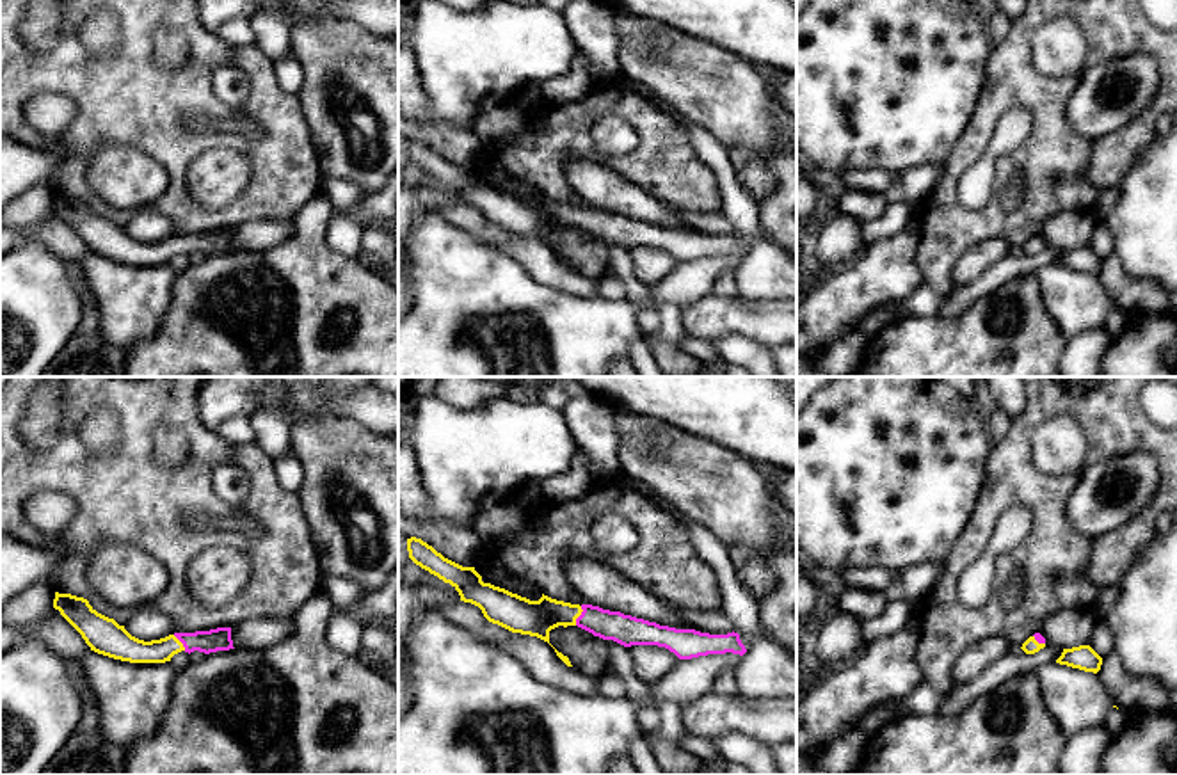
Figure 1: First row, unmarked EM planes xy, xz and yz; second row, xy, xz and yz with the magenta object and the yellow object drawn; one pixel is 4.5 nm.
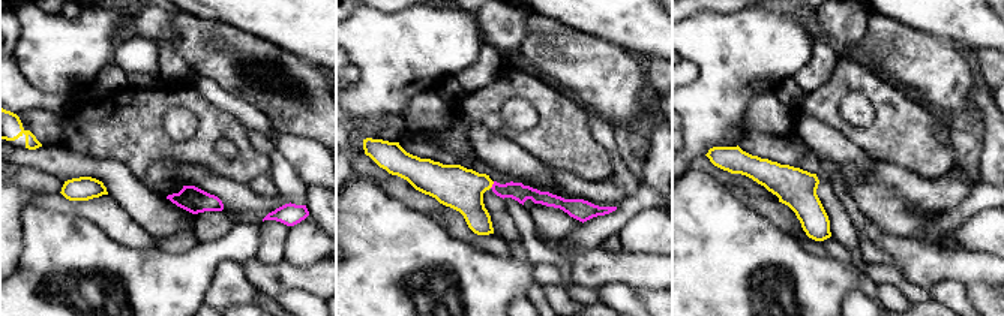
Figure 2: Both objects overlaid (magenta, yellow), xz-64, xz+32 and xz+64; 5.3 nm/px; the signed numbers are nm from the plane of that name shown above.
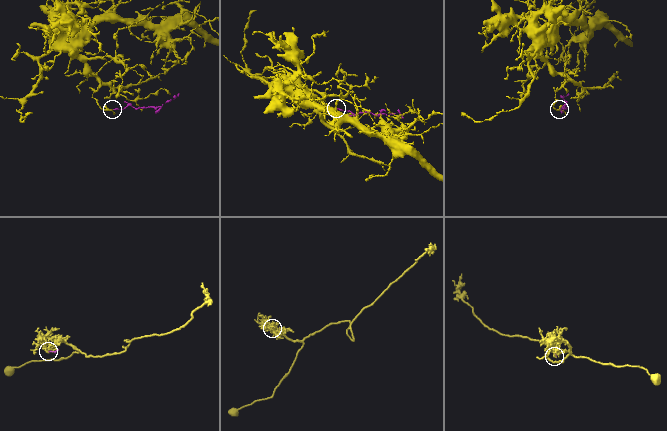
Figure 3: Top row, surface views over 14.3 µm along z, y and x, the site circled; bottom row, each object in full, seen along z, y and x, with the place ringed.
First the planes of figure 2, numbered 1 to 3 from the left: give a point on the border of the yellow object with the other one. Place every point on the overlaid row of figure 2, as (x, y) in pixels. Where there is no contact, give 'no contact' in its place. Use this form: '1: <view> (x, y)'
1: no contact
2: xz+32 (492, 184)
3: no contact

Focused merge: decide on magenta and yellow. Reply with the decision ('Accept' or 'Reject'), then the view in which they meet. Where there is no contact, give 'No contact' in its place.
Accept. Touches magenta in xz

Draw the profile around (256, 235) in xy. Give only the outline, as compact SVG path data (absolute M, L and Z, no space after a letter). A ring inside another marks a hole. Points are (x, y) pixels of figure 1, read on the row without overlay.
M251 220L231 229L235 251L265 251L295 233L295 222L284 224L277 220Z

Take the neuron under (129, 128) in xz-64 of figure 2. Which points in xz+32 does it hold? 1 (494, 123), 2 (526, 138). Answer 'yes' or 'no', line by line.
1: yes
2: yes

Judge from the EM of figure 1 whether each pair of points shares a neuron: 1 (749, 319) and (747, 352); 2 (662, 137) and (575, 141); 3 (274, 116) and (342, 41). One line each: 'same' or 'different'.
1: different
2: same
3: different

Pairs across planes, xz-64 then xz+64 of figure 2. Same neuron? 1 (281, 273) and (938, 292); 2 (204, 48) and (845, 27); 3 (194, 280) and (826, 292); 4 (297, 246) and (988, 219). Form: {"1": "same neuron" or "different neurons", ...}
{"1": "different neurons", "2": "different neurons", "3": "same neuron", "4": "same neuron"}

